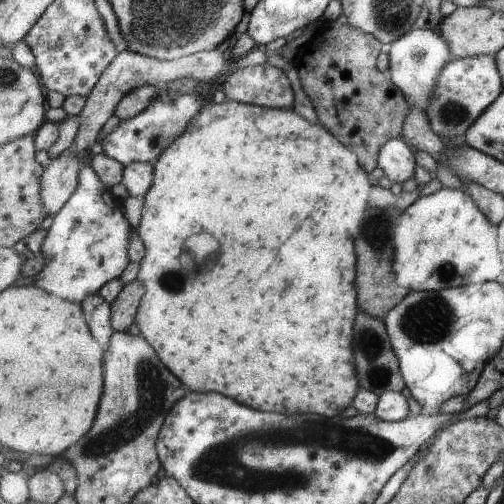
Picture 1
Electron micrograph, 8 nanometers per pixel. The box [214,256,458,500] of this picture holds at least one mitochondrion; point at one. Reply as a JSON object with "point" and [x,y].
{"point":[427,320]}

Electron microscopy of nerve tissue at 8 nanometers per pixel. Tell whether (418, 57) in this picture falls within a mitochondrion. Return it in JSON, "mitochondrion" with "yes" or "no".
{"mitochondrion":"yes"}

